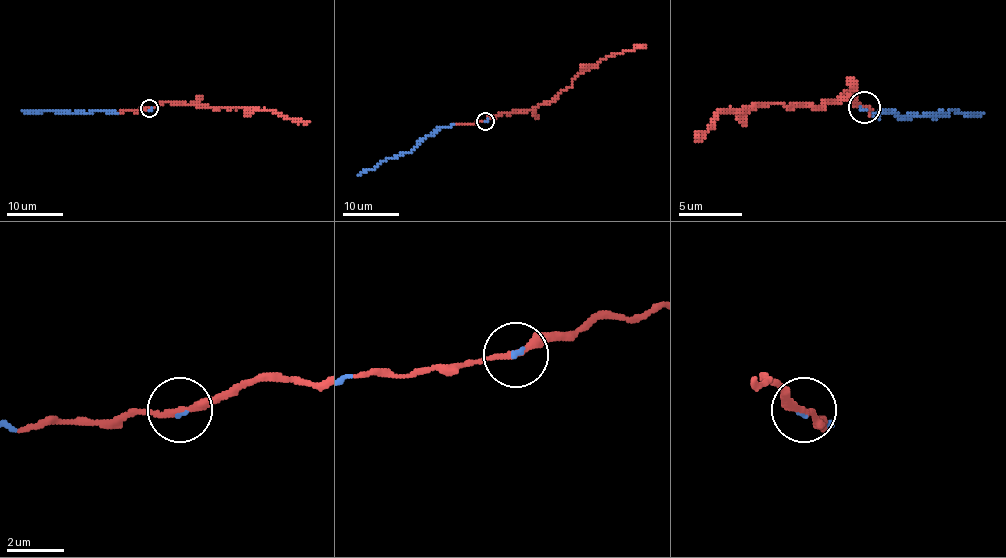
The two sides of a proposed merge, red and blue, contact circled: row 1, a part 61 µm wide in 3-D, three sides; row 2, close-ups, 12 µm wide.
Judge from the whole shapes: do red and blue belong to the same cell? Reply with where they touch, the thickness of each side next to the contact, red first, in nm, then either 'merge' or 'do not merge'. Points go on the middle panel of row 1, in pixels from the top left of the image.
at (485, 121); 240 nm thick on the red side, 90 nm on the other; merge

